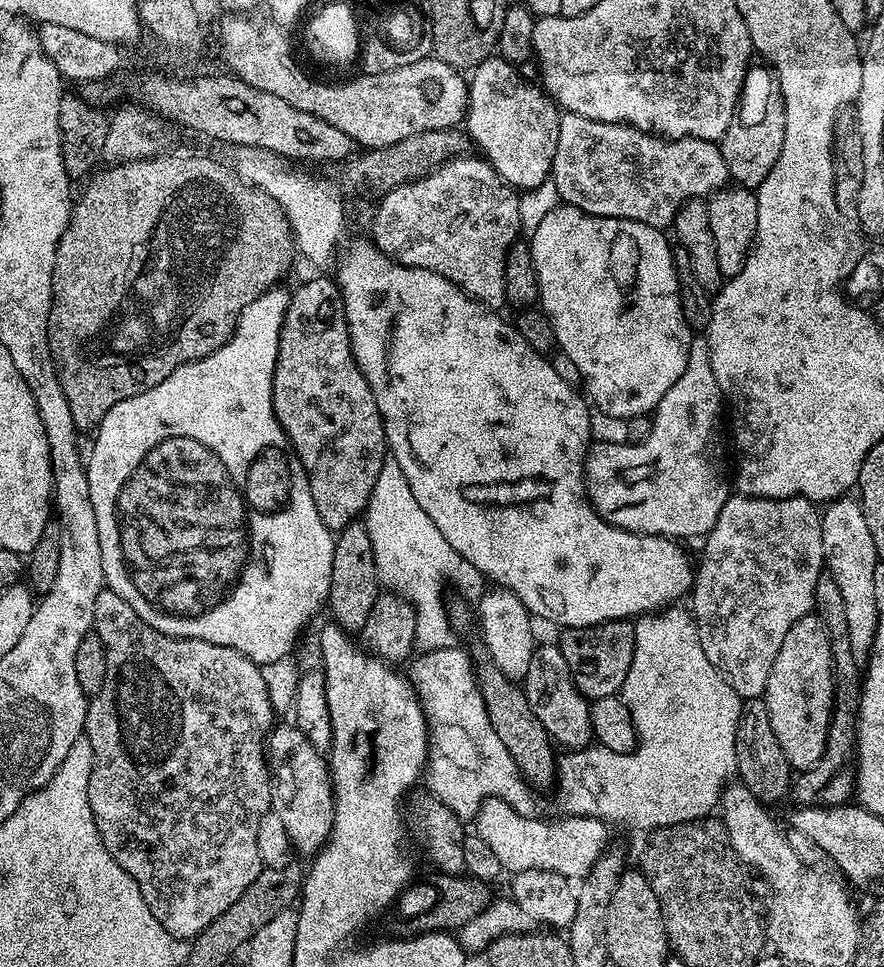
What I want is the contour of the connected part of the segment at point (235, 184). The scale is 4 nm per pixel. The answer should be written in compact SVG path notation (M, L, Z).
M164 155L150 156L147 160L128 160L124 164L105 167L105 172L97 171L87 181L89 184L84 197L81 200L79 197L73 203L68 228L58 242L48 319L48 345L56 363L56 373L62 382L62 394L66 394L70 415L80 430L99 428L102 418L106 418L106 414L114 406L118 406L118 402L158 386L158 382L170 378L170 374L174 374L178 366L214 354L235 332L242 310L246 310L246 306L250 306L250 302L254 302L254 298L258 298L263 292L277 287L283 281L280 279L291 270L292 259L298 256L292 227L283 206L274 197L245 182L235 171L228 172L226 165L219 164L208 156Z

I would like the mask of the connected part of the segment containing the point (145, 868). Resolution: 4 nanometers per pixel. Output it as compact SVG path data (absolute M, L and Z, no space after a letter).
M107 590L94 598L94 630L102 638L106 646L106 682L102 682L102 690L88 701L88 713L84 723L83 735L88 737L90 750L94 754L94 762L90 770L88 797L90 810L94 814L94 822L98 826L98 834L106 846L106 850L138 882L138 890L142 890L142 898L146 898L146 906L150 906L150 914L158 918L162 930L169 932L174 938L190 942L222 910L230 910L238 898L242 898L242 890L258 878L262 871L258 854L258 826L262 818L272 806L274 780L270 775L270 764L266 759L266 745L273 731L272 699L264 681L261 665L256 664L249 656L242 655L230 646L218 646L205 640L181 640L179 636L167 636L154 630L118 594Z

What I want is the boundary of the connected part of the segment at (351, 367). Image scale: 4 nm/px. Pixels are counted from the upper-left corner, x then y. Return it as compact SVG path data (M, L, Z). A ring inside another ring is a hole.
M318 274L315 277L302 283L296 290L294 288L288 297L288 309L282 322L280 341L278 342L278 358L276 359L274 378L272 379L272 405L274 406L274 414L286 434L286 438L291 442L292 449L295 450L296 457L302 462L304 473L308 476L310 494L314 494L314 506L318 506L318 518L322 518L322 522L326 522L326 526L332 533L339 534L346 525L353 523L359 517L356 516L359 512L361 515L367 509L374 490L374 484L378 482L378 474L382 470L386 455L384 419L380 416L378 402L374 398L374 394L370 390L370 386L366 382L366 378L352 353L352 343L348 337L348 323L344 313L344 300L340 297L340 287L327 275Z

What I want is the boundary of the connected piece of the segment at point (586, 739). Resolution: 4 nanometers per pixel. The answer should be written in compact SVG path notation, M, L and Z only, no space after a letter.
M541 643L537 647L536 653L532 656L532 661L530 662L530 670L526 670L524 675L522 689L537 718L542 722L542 726L557 745L565 744L563 747L568 750L589 747L590 741L593 739L590 704L577 690L575 679L572 671L568 668L566 658L555 643Z

